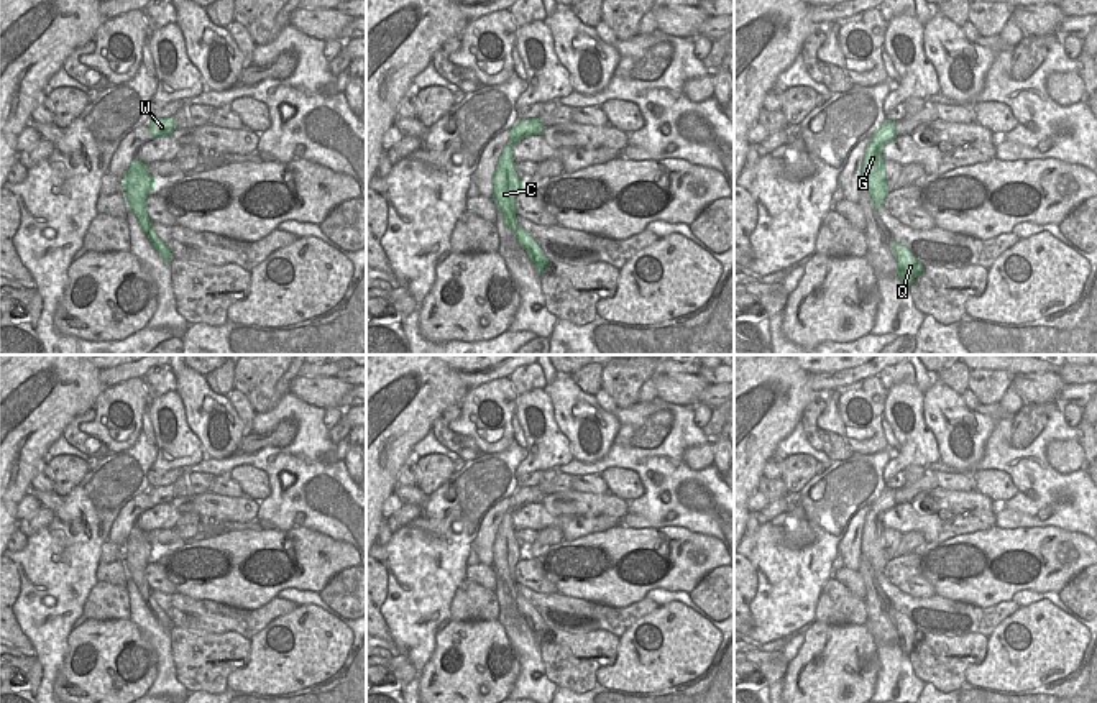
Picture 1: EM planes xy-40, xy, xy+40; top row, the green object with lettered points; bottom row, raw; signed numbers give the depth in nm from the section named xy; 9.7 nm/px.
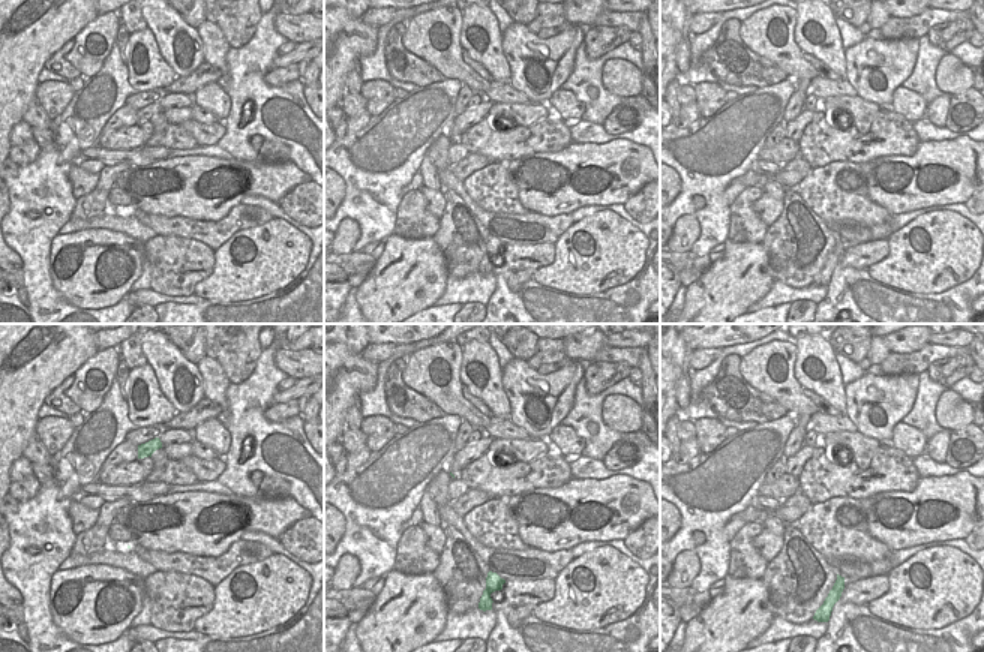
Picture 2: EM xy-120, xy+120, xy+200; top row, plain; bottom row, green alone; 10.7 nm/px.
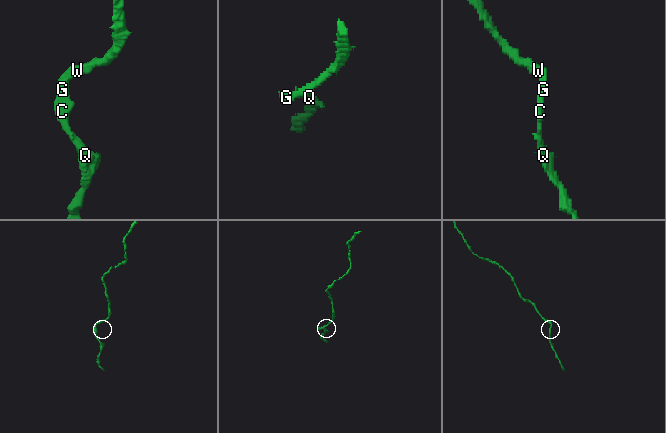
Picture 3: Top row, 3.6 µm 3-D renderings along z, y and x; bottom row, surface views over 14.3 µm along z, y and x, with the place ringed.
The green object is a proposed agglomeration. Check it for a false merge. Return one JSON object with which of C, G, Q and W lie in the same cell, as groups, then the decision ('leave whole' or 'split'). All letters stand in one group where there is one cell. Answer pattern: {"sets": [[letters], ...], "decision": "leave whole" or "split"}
{"sets": [["C", "G", "Q", "W"]], "decision": "leave whole"}

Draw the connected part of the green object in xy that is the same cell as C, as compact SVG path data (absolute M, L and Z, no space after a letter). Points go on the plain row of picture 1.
M540 486L517 488L509 498L511 509L504 514L493 545L493 568L496 577L503 581L504 593L516 601L519 613L526 618L530 631L540 642L548 632L548 627L537 609L522 595L519 595L516 588L516 565L521 562L524 550L516 540L512 512L530 503L540 503L542 498Z

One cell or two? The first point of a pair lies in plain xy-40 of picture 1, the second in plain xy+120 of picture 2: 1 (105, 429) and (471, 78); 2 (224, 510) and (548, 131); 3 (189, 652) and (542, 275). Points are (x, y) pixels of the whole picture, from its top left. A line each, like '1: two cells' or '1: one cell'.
1: one cell
2: two cells
3: two cells

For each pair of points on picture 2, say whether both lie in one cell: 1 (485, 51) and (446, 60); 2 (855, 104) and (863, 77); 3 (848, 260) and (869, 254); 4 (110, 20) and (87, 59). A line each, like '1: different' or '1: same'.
1: different
2: different
3: same
4: same

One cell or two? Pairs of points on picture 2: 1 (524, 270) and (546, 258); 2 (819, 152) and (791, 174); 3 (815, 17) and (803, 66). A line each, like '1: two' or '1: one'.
1: one
2: two
3: two

